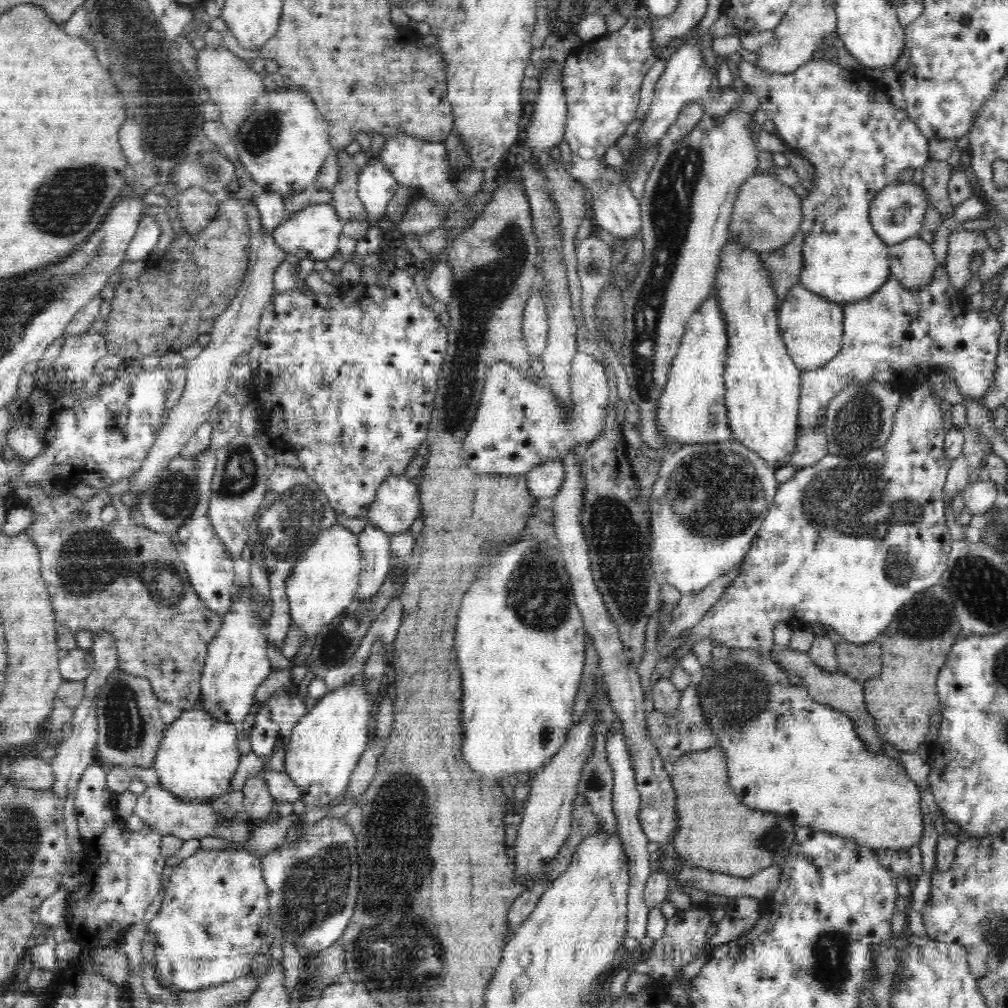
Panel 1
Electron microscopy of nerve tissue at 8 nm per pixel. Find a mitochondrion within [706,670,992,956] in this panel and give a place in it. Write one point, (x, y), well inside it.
(768, 846)

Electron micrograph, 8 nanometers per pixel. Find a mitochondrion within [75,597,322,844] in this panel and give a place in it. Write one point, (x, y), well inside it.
(125, 721)

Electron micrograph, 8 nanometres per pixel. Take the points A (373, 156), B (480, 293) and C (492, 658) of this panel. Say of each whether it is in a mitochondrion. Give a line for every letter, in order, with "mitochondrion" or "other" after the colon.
A: other
B: mitochondrion
C: other

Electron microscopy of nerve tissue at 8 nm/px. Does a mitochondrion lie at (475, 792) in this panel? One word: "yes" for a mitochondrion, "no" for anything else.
no

